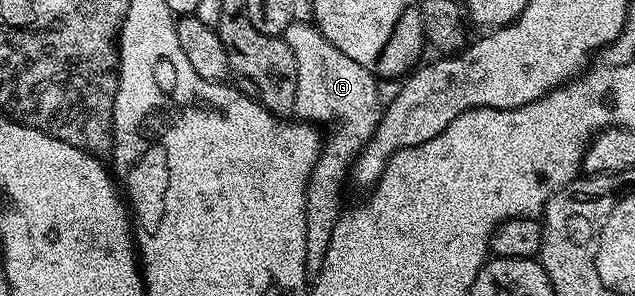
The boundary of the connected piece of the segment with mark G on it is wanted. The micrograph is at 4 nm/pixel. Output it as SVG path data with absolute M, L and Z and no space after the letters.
M296 18L281 36L293 49L297 63L294 117L298 121L320 124L331 116L343 116L343 124L330 137L326 137L306 186L306 272L308 277L315 278L324 263L333 228L343 210L343 184L346 178L348 181L356 156L375 135L383 105L378 98L378 78L357 60L350 59L336 46L329 44L317 26L307 22Z

